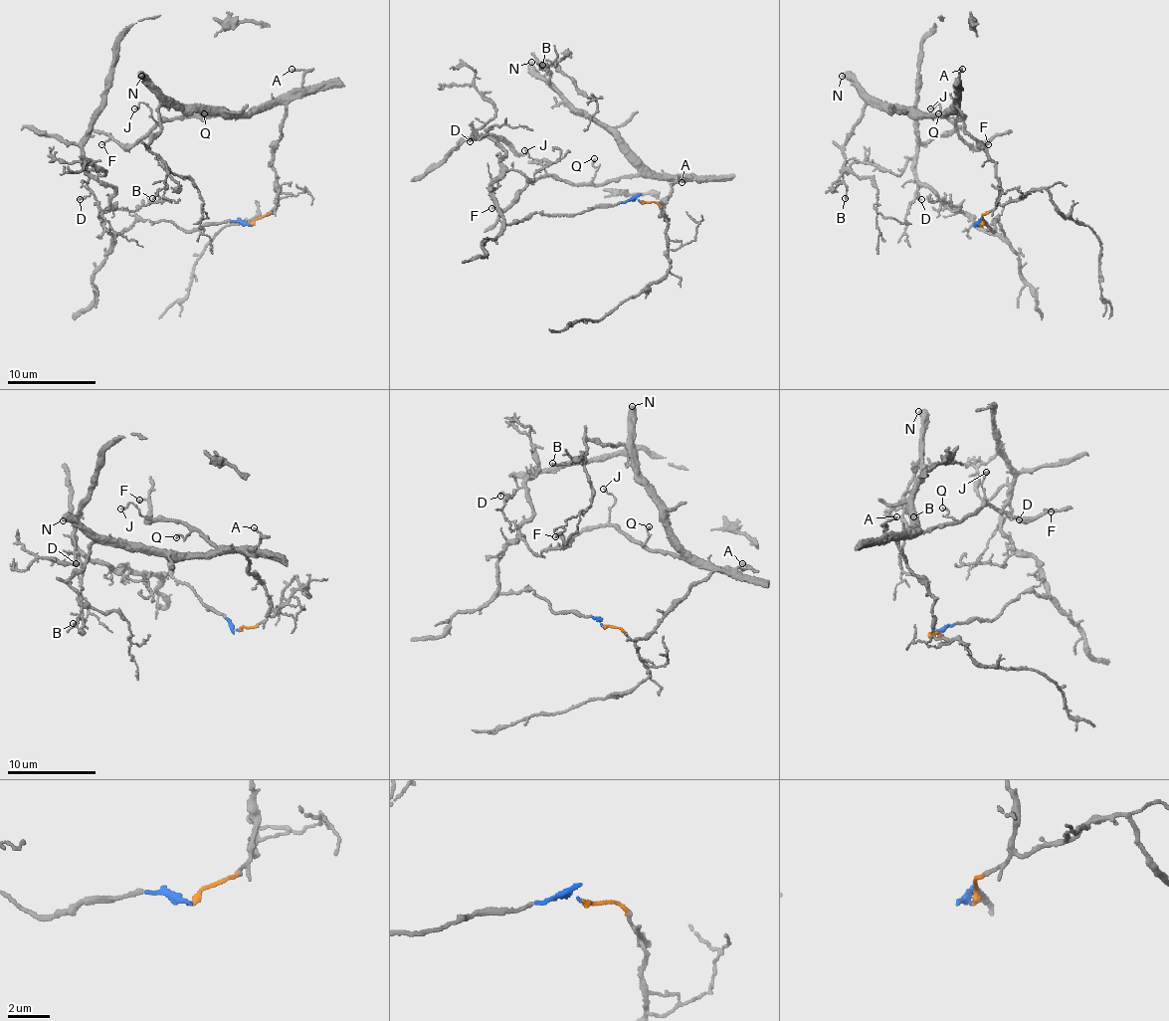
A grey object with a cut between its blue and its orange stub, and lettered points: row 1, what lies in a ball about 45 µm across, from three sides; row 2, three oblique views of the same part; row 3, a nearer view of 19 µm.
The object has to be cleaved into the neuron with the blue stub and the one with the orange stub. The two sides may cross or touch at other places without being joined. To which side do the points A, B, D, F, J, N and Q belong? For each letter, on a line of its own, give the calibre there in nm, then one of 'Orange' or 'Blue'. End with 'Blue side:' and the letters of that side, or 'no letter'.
A: Thickness 130 nm. Orange
B: Thickness 120 nm. Orange
D: Thickness 110 nm. Blue
F: Thickness 90 nm. Orange
J: Thickness 140 nm. Orange
N: Thickness 500 nm. Orange
Q: Thickness 140 nm. Orange
Blue side: D

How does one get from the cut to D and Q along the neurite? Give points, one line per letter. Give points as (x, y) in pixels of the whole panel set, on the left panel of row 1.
D: (251, 225), (180, 230), (138, 219), (114, 236), (101, 219), (114, 190), (90, 179), (90, 194), (79, 199)
Q: (251, 225), (276, 205), (273, 145), (285, 106), (260, 103), (247, 112), (203, 119), (205, 112)

